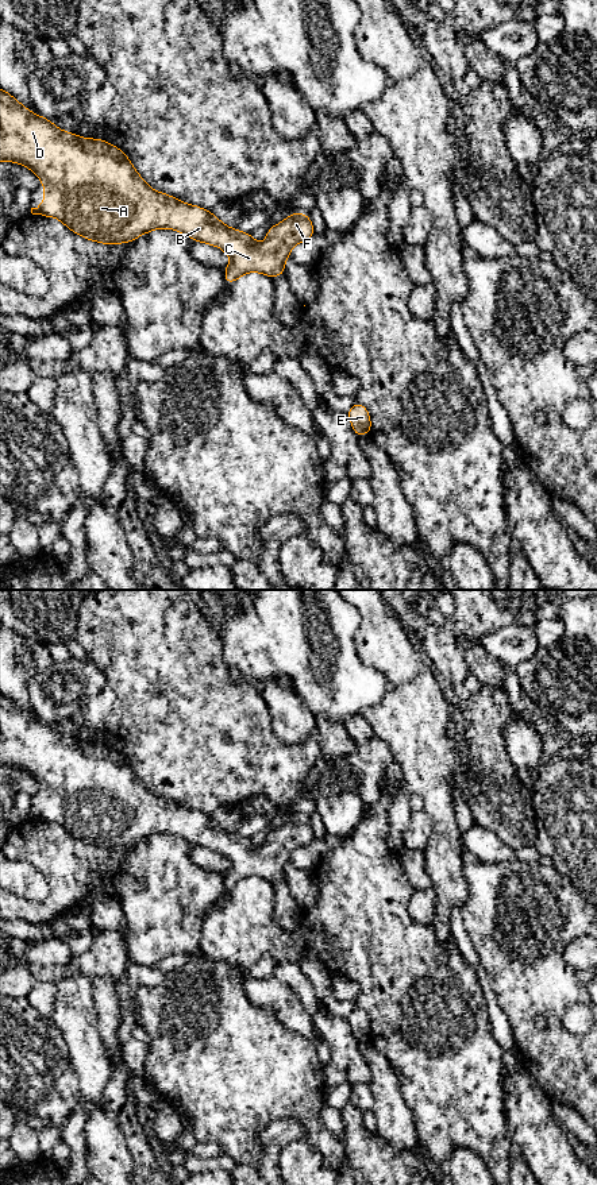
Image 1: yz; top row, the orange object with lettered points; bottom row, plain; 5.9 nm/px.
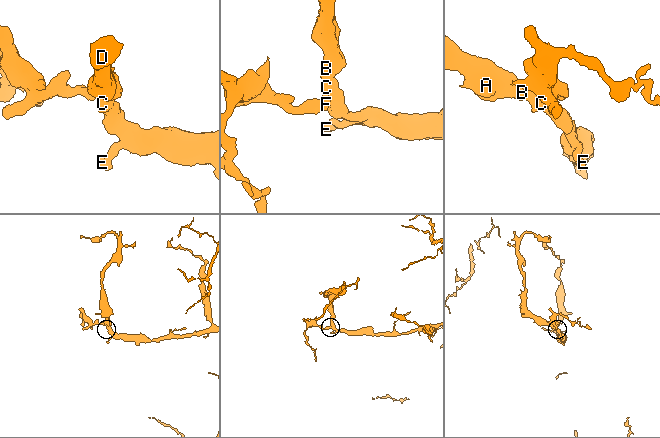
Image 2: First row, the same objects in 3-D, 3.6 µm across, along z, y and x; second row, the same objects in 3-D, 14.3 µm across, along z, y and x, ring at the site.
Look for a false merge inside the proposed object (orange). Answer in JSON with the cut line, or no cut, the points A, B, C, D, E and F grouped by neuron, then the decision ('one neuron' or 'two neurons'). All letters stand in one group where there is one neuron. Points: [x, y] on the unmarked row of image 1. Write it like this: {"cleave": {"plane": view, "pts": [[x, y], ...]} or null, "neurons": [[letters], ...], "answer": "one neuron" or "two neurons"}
{"cleave": null, "neurons": [["A", "B", "C", "D", "E", "F"]], "answer": "one neuron"}

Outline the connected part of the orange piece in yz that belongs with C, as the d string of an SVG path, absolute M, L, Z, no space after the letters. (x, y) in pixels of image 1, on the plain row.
M0 694L0 765L16 767L32 775L45 792L45 804L38 812L31 812L32 819L57 822L72 837L104 849L128 848L139 839L149 838L157 833L176 834L189 844L212 849L222 853L231 862L224 875L224 885L234 888L240 880L257 876L271 884L276 880L285 880L285 865L290 853L315 839L311 823L307 818L290 818L280 829L267 833L263 849L255 848L251 838L240 837L224 830L212 817L204 812L182 807L166 798L153 795L134 773L123 754L101 744L81 742L63 734L58 734L51 725L32 718L23 711L14 700Z

